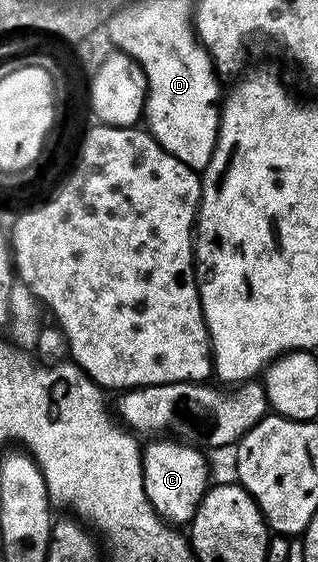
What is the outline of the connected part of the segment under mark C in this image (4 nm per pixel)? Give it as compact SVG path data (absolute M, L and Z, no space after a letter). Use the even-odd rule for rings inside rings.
M154 438L142 451L142 489L151 506L163 520L174 526L186 526L193 520L198 503L202 501L210 476L210 468L198 448L181 444L178 438Z

